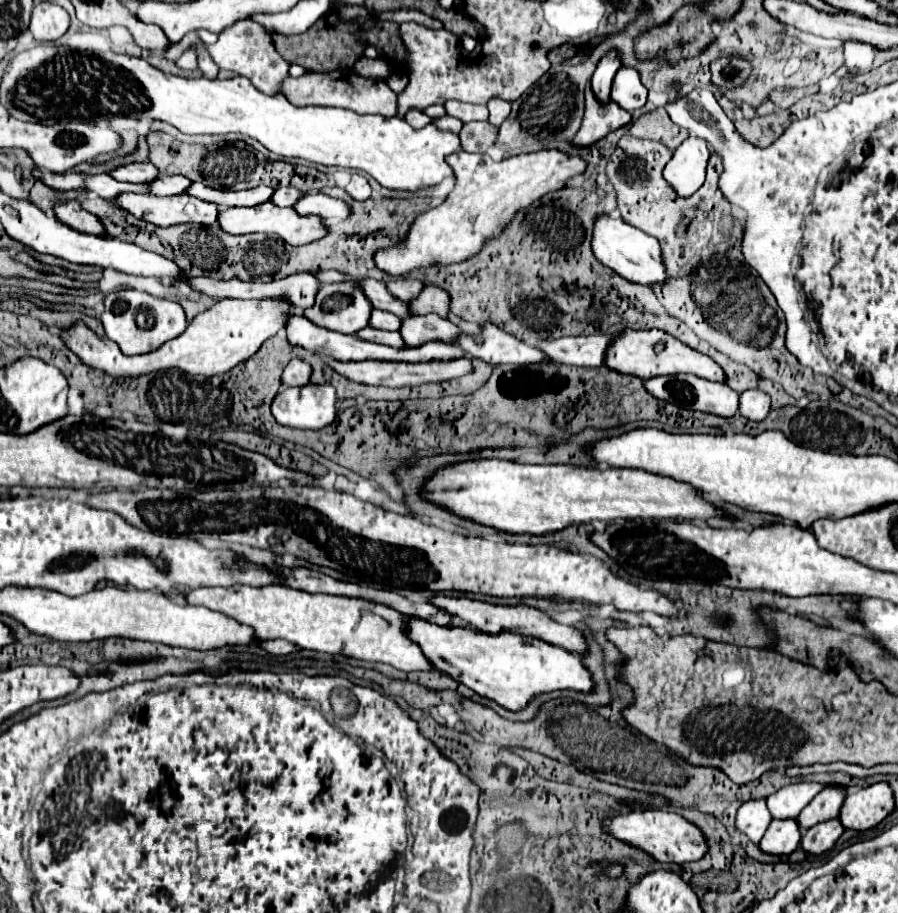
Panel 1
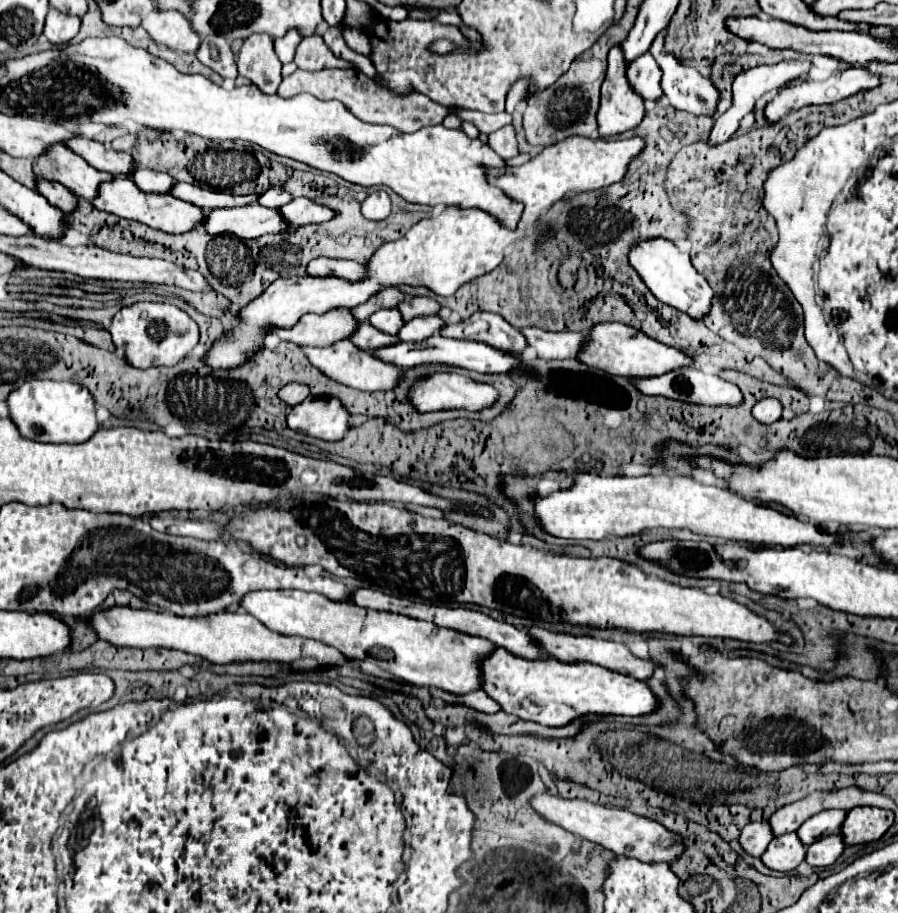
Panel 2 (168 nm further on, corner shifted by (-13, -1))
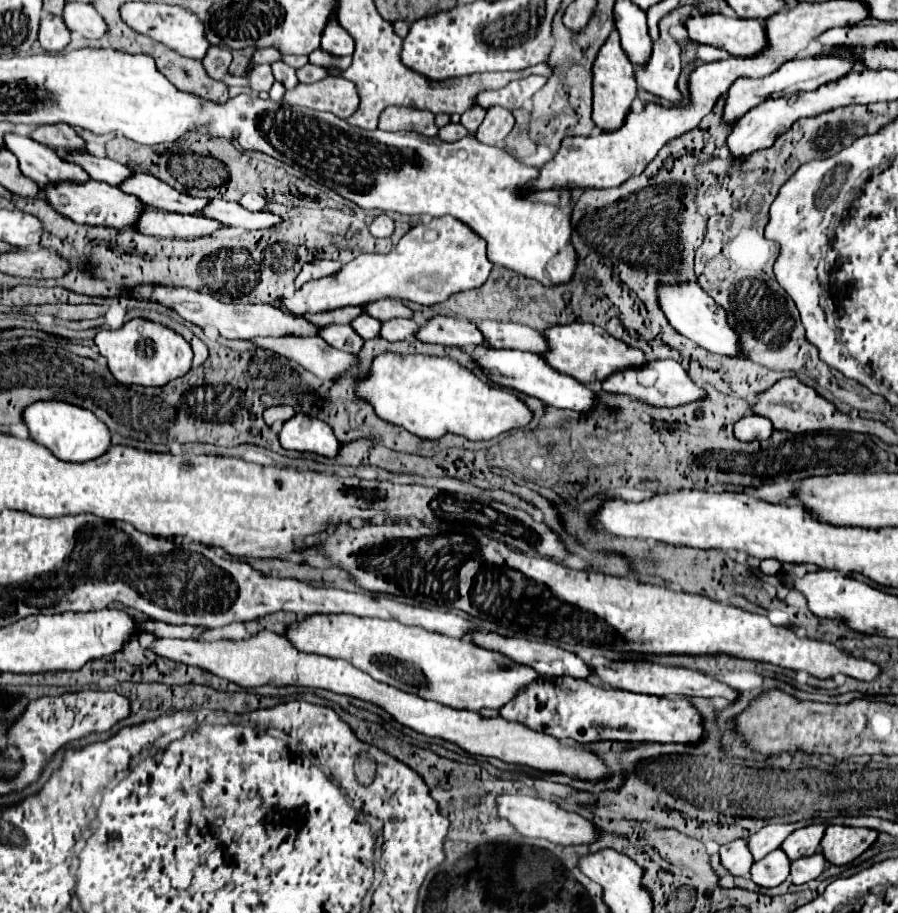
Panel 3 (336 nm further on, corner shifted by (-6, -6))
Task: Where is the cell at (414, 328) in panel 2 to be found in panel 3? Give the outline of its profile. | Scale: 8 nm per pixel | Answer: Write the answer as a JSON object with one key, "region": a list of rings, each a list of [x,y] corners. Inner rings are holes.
{"region":[[[400,318],[400,320],[388,320],[382,324],[382,338],[390,340],[390,342],[396,342],[396,340],[410,340],[416,336],[418,332],[418,324],[414,320],[406,320],[406,318]]]}

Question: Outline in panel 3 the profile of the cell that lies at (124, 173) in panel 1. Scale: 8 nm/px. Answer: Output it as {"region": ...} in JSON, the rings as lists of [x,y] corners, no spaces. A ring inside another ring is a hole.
{"region":[[[66,124],[38,126],[38,128],[30,130],[30,138],[56,150],[58,154],[86,152],[86,142],[78,136],[78,132],[72,126],[66,126]]]}

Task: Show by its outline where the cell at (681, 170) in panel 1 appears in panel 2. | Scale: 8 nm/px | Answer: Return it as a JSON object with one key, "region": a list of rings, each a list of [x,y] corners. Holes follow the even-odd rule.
{"region":[[[787,59],[787,61],[781,61],[777,65],[759,65],[759,67],[753,67],[753,69],[747,69],[747,71],[741,71],[735,81],[733,81],[733,103],[731,107],[717,117],[715,121],[715,127],[711,131],[711,137],[709,137],[709,145],[719,145],[723,141],[727,141],[737,129],[739,129],[739,121],[751,113],[755,109],[755,103],[757,99],[761,99],[765,93],[769,91],[777,91],[781,87],[785,87],[787,83],[791,81],[797,81],[801,77],[805,77],[807,73],[811,71],[811,61],[793,61],[793,59]]]}

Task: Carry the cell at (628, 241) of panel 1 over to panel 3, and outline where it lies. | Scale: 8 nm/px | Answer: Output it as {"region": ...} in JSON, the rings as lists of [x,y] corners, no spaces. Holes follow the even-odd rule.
{"region":[[[666,282],[656,286],[658,304],[662,312],[666,314],[672,328],[676,328],[682,336],[690,338],[698,346],[706,348],[708,352],[716,352],[722,356],[742,356],[738,344],[736,344],[736,332],[726,324],[726,312],[722,306],[718,306],[712,296],[708,296],[696,282]]]}

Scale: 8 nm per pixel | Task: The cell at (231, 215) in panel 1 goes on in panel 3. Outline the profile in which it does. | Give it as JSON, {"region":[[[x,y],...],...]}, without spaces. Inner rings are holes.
{"region":[[[146,208],[146,212],[142,212],[142,220],[138,220],[136,230],[160,238],[198,238],[210,236],[220,228],[224,228],[222,222],[200,214],[174,214]]]}

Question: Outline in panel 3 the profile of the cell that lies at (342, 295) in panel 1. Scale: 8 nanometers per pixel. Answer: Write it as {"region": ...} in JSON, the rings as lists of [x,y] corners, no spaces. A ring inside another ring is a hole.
{"region":[[[140,286],[134,290],[134,298],[154,300],[160,302],[172,310],[176,310],[184,320],[206,326],[212,324],[224,338],[230,340],[252,340],[252,338],[274,338],[274,336],[318,336],[320,326],[304,320],[302,316],[292,316],[286,312],[280,312],[274,306],[266,304],[224,304],[216,300],[214,296],[208,296],[204,292],[194,292],[190,288],[162,288],[162,286]]]}

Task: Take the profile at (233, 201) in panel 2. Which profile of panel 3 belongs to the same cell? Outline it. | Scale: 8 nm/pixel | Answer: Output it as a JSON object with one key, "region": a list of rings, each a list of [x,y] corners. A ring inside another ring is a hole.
{"region":[[[150,174],[130,176],[130,180],[122,184],[122,192],[136,196],[138,200],[142,200],[142,204],[150,208],[160,208],[180,214],[200,214],[210,204],[208,198],[194,198],[188,194],[180,194],[172,186]]]}

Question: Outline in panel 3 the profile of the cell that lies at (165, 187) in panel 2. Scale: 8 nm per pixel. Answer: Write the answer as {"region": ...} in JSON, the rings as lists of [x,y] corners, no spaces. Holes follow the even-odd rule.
{"region":[[[68,154],[66,160],[74,160],[76,164],[80,164],[94,180],[106,182],[110,186],[120,186],[124,180],[130,178],[130,168],[110,160],[110,158],[96,158],[92,154]]]}

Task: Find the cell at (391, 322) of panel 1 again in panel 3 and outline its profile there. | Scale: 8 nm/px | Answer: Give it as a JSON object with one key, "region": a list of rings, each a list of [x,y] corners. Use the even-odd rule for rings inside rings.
{"region":[[[366,314],[366,316],[358,316],[358,320],[352,320],[350,326],[352,326],[364,340],[372,340],[372,338],[378,338],[378,336],[380,336],[382,322],[376,320],[376,318],[370,318],[370,316]]]}

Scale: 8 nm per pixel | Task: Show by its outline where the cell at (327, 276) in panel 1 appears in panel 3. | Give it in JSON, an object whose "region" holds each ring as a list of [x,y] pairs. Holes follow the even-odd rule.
{"region":[[[312,260],[312,262],[308,262],[308,264],[302,266],[302,270],[300,270],[298,278],[296,278],[296,288],[300,288],[308,280],[330,276],[330,274],[338,272],[340,268],[342,268],[342,264],[334,262],[334,260]]]}

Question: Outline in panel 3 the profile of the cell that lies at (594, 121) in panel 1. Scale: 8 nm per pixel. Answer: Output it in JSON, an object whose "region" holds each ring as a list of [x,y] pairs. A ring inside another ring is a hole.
{"region":[[[614,30],[610,38],[606,40],[604,48],[598,52],[598,58],[594,62],[594,112],[592,120],[602,132],[616,132],[622,128],[626,114],[630,112],[630,106],[636,98],[636,78],[634,78],[634,66],[630,60],[626,60],[626,54],[620,48],[618,32]]]}

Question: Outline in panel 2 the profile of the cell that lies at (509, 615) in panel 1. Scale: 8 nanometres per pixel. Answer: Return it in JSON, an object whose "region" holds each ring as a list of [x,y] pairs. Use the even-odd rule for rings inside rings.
{"region":[[[531,627],[529,633],[545,649],[545,653],[549,653],[549,657],[565,661],[565,663],[577,663],[577,661],[579,663],[593,663],[593,665],[605,667],[609,671],[617,671],[621,675],[635,677],[639,681],[647,681],[649,677],[653,677],[653,671],[657,669],[657,663],[653,663],[651,659],[639,659],[637,655],[633,655],[629,651],[629,647],[625,647],[621,643],[595,639],[595,637],[573,637],[573,635],[565,635],[565,633],[551,633],[551,631],[543,631],[537,627]]]}

